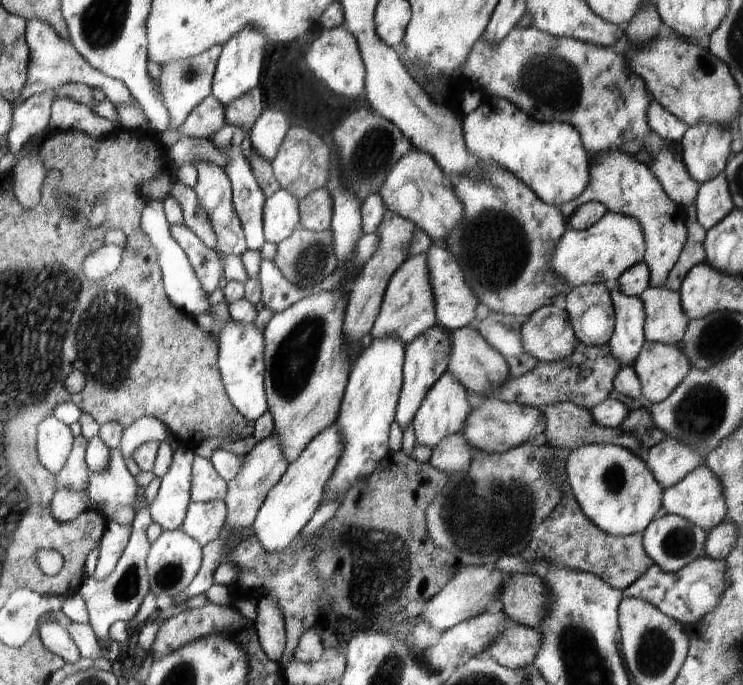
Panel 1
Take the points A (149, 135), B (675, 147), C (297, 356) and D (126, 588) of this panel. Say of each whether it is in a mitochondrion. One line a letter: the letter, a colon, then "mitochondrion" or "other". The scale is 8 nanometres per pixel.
A: other
B: other
C: mitochondrion
D: mitochondrion

